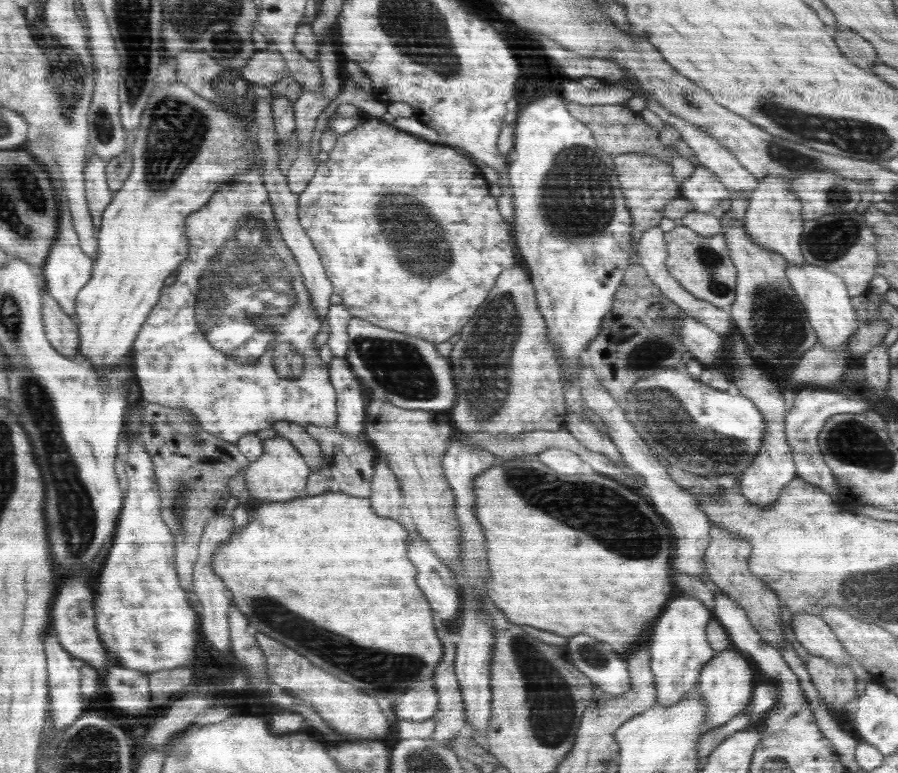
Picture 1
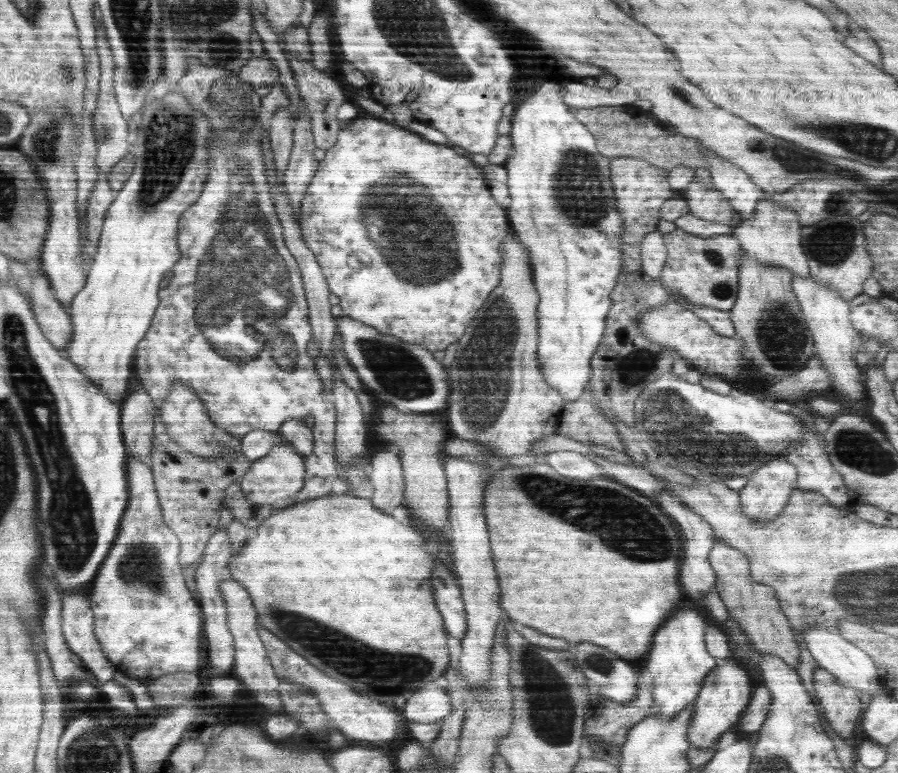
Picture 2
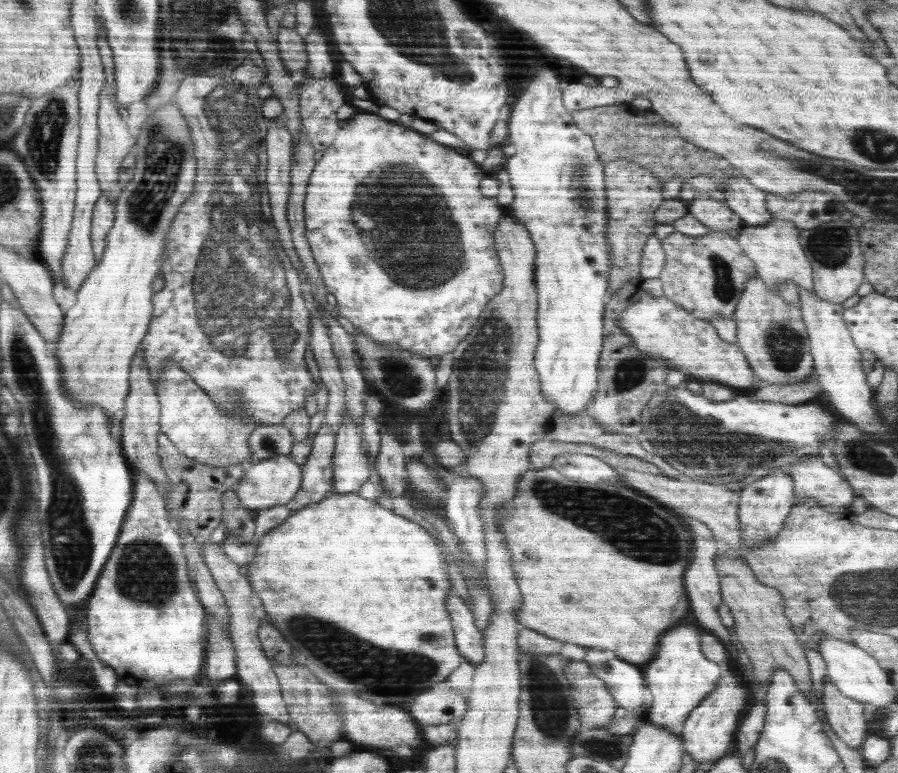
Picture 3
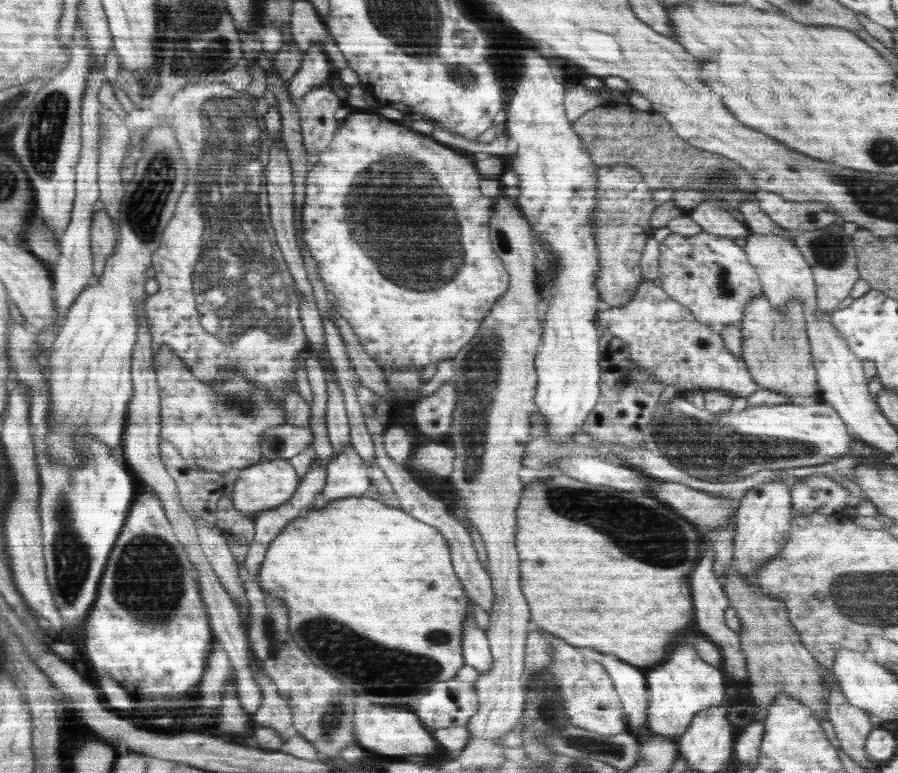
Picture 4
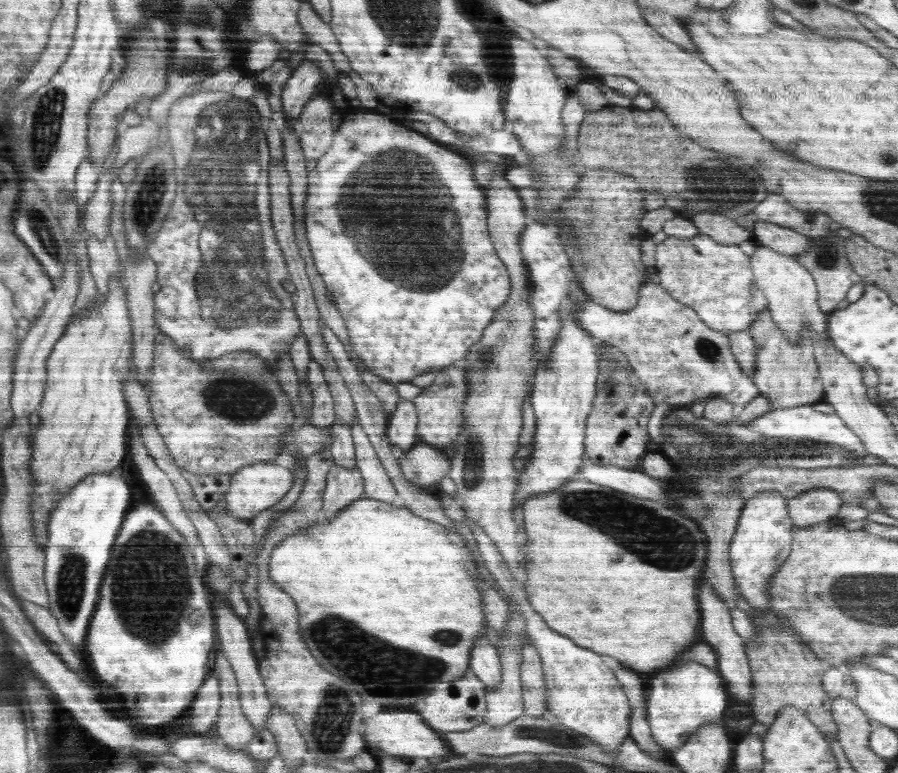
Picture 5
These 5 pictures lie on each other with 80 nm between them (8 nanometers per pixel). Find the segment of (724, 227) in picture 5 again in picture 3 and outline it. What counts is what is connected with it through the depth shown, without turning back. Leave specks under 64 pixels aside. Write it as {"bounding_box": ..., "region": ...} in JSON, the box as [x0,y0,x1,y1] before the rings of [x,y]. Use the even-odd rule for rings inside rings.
{"bounding_box":[688,196,743,232],"region":[[[698,196],[688,204],[689,213],[712,231],[725,232],[740,230],[743,220],[728,205],[717,202],[714,198]]]}

